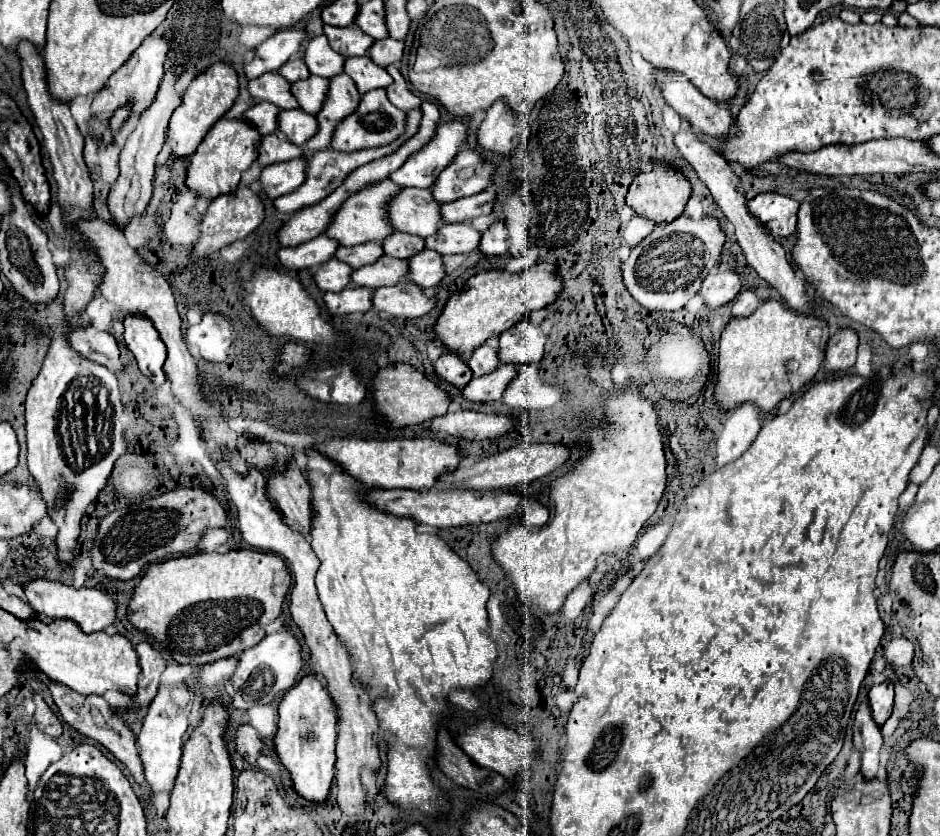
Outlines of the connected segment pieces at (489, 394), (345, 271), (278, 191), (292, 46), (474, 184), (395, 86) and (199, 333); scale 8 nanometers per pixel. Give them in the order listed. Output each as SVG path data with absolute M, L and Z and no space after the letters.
M500 364L492 374L482 378L472 378L462 390L462 396L470 402L492 402L500 400L508 382L516 376L516 366Z
M328 260L314 274L314 282L318 288L346 288L350 284L352 268L348 264L340 264L338 260Z
M302 158L270 164L270 166L264 166L260 172L262 192L272 200L296 190L302 182L304 182L304 160Z
M278 30L276 34L266 38L254 50L254 58L244 64L246 78L252 80L266 72L276 72L282 64L288 62L292 54L300 50L302 38L304 38L302 30Z
M462 150L456 158L438 174L430 186L432 198L440 204L454 202L464 196L472 196L490 186L492 164L484 162L478 150Z
M390 64L390 66L386 68L386 72L388 72L388 74L392 76L392 80L394 80L390 86L386 86L388 100L390 100L396 108L400 108L400 110L404 110L404 112L418 108L418 106L422 104L422 100L420 100L420 96L416 96L416 94L408 88L408 84L406 84L404 76L400 74L400 70L398 70L394 64Z
M204 312L200 324L186 330L186 342L202 358L224 362L228 356L228 348L234 342L232 320L218 312Z

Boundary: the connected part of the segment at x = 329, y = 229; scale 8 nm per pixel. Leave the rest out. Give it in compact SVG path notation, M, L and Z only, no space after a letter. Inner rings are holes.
M378 180L374 184L368 184L368 186L360 188L358 192L354 192L352 196L348 196L340 204L340 208L332 214L332 220L326 226L324 234L328 238L336 240L340 246L356 246L356 244L370 242L370 240L382 240L384 236L388 236L388 232L392 232L392 228L388 226L386 216L384 216L384 204L398 190L400 190L400 186L392 184L392 180Z

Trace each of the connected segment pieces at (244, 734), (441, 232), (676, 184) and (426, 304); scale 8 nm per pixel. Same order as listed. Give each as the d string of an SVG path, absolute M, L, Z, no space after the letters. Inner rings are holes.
M242 724L236 728L236 734L234 734L234 744L236 744L236 752L248 762L248 764L256 764L256 758L258 754L262 752L264 744L260 742L260 736L258 732L248 726L248 724Z
M446 224L438 228L436 234L424 238L426 248L436 250L438 254L468 254L478 250L480 232L472 230L468 224Z
M658 162L658 168L660 170L638 174L634 178L634 182L630 184L630 190L626 194L626 206L630 206L636 212L636 216L662 224L662 222L676 220L684 212L686 202L690 198L690 182L680 172L666 166L664 162Z
M400 282L388 288L376 288L372 292L372 306L378 312L404 318L420 318L434 308L434 298L426 298L422 288L410 282Z

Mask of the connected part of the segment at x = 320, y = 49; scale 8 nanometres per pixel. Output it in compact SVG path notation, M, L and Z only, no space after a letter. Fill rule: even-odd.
M314 36L306 48L304 48L304 64L306 68L322 78L332 78L336 74L342 72L344 66L344 56L340 56L338 52L334 52L328 44L328 38L322 36Z

